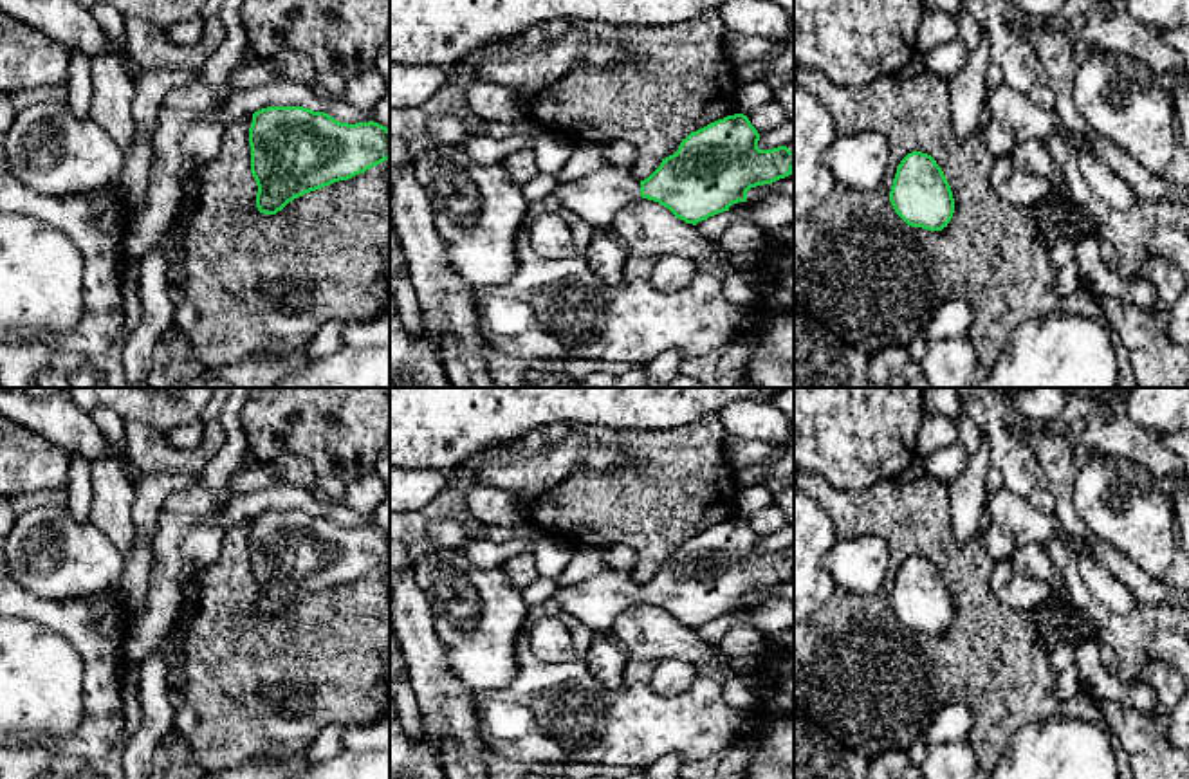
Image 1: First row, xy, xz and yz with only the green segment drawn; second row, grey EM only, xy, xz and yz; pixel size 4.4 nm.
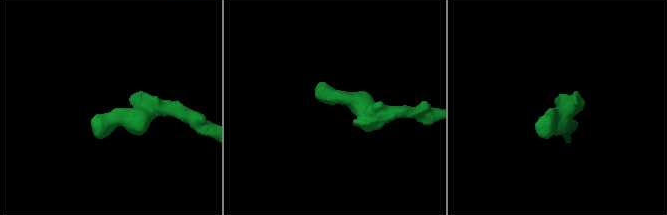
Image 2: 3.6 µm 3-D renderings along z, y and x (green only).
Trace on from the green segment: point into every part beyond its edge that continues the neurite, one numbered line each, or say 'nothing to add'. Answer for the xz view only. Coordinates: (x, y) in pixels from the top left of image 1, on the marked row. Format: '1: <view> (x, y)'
1: xz (598, 197)

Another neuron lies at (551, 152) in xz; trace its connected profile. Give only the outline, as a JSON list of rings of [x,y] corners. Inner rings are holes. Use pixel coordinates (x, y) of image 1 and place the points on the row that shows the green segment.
[[[543,133],[538,137],[534,155],[541,173],[558,175],[572,155],[572,142]]]

